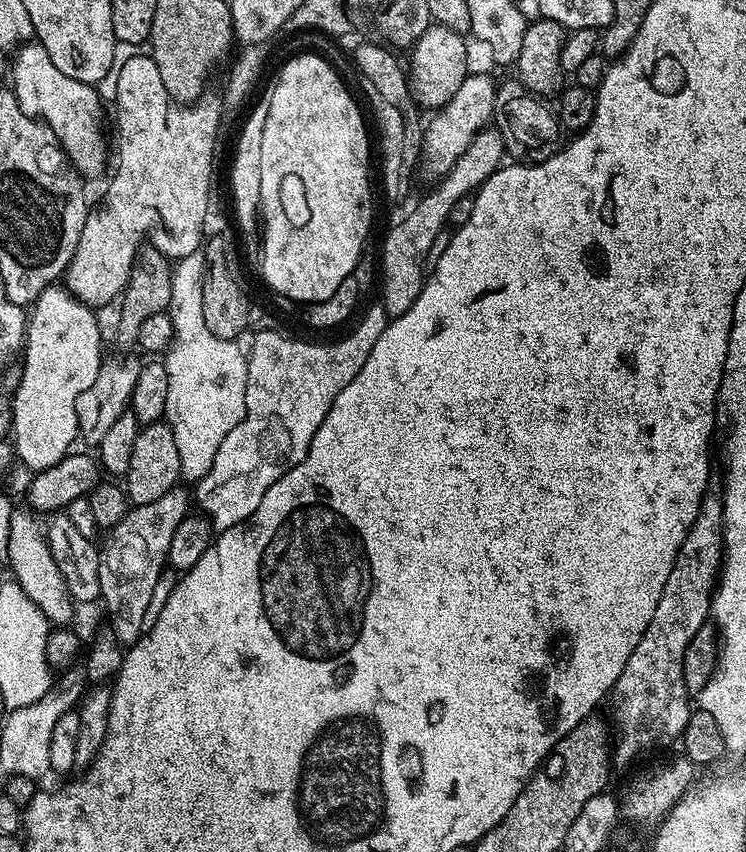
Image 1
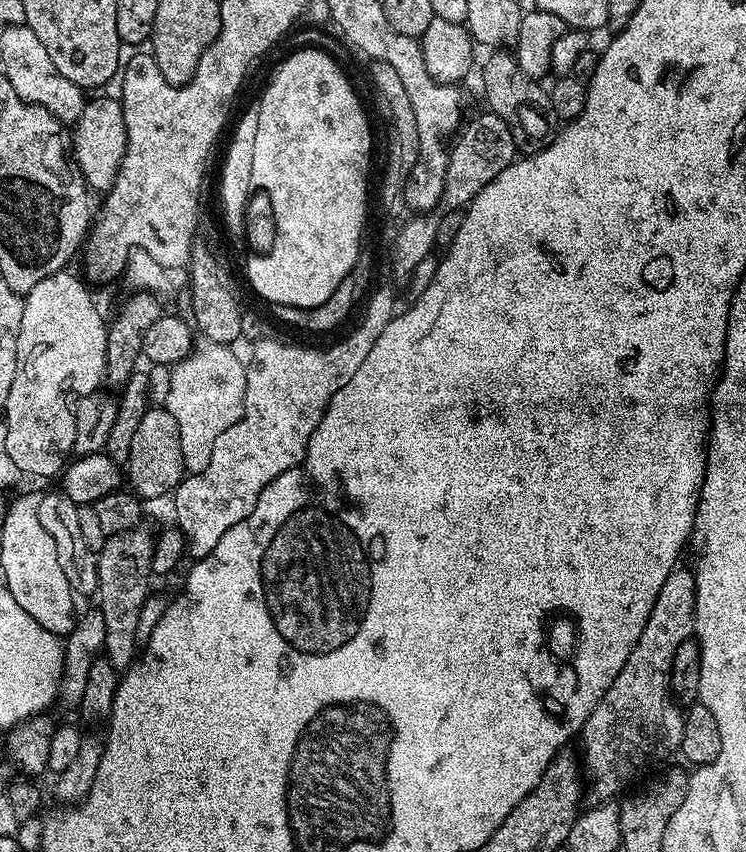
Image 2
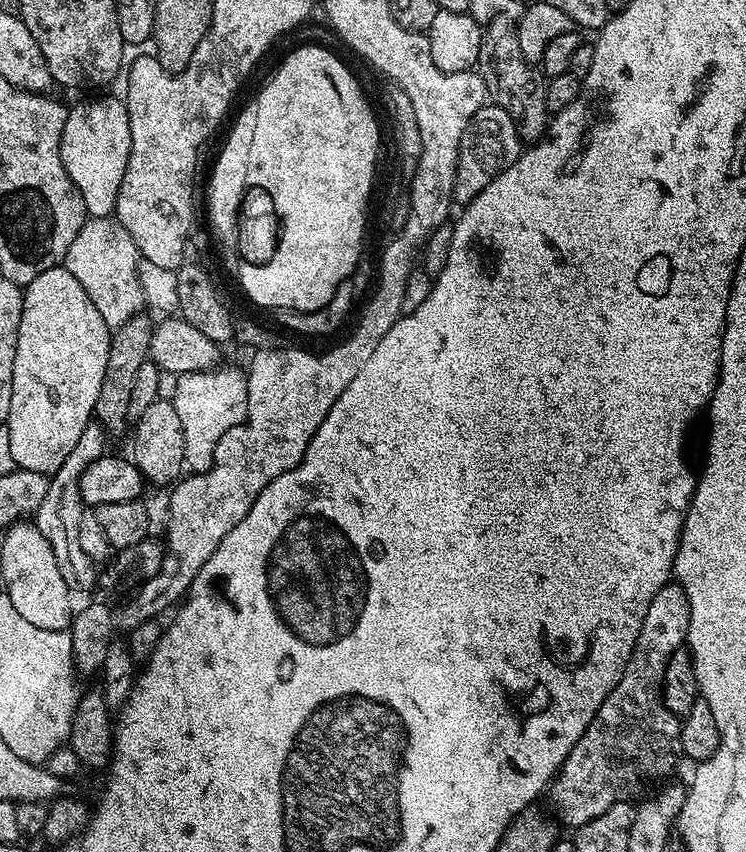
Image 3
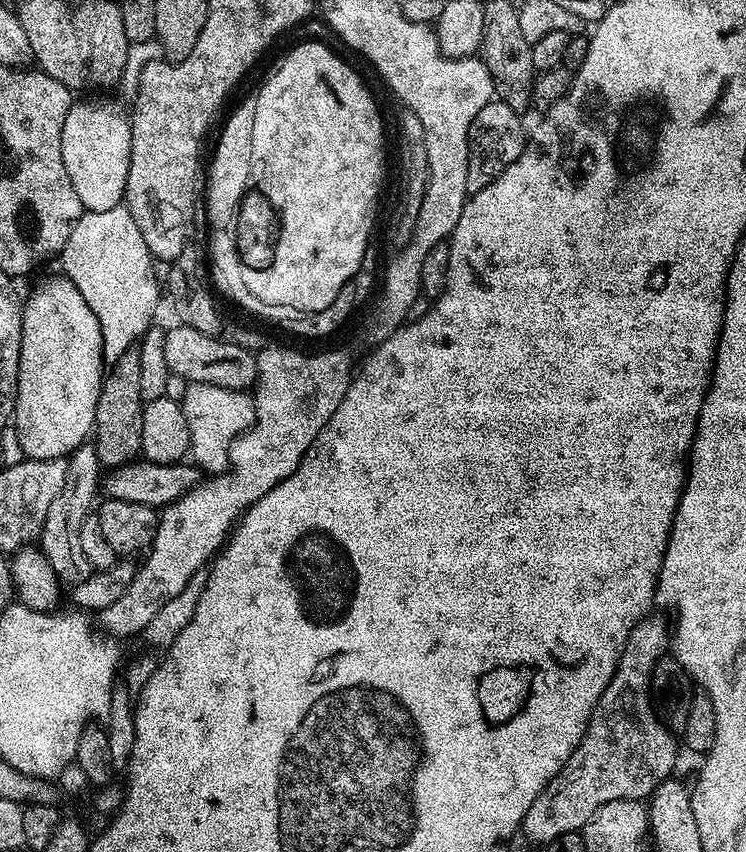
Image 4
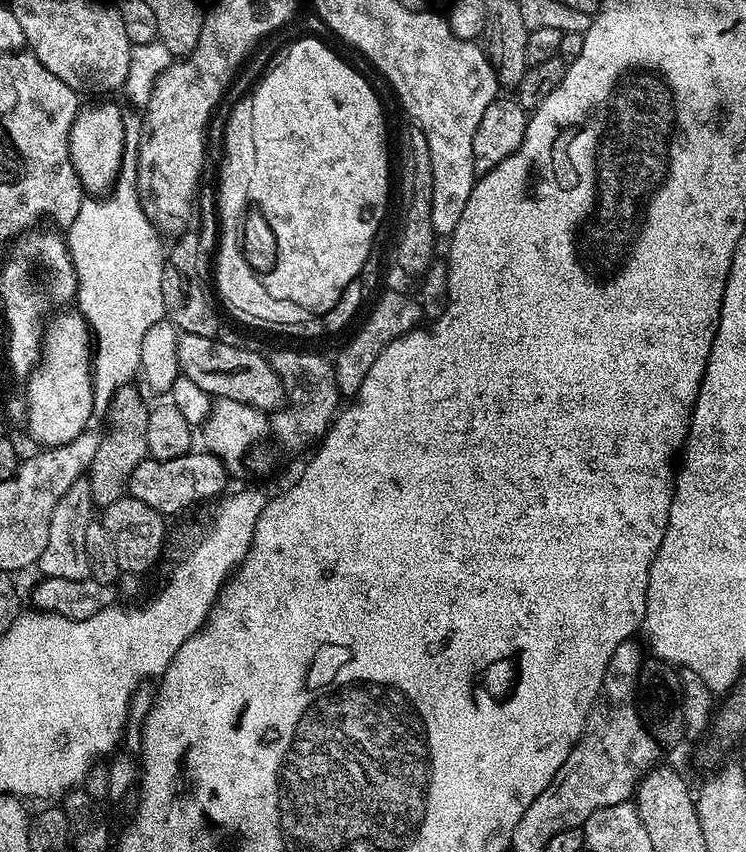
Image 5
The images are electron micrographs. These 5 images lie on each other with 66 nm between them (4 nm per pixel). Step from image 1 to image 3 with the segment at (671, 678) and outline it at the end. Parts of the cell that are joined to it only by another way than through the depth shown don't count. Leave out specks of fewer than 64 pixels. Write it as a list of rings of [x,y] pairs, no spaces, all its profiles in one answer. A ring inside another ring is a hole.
[[[669,582],[666,586],[662,586],[662,590],[658,590],[658,594],[654,594],[654,602],[650,602],[650,610],[646,610],[646,618],[642,622],[642,630],[638,634],[638,642],[634,646],[634,650],[630,654],[630,662],[626,662],[626,670],[622,670],[622,678],[618,678],[618,682],[614,686],[614,690],[610,690],[610,694],[602,702],[602,706],[598,706],[598,710],[594,714],[594,718],[590,722],[590,726],[582,734],[582,738],[578,738],[578,742],[574,742],[574,750],[570,750],[570,754],[566,758],[566,762],[560,767],[560,771],[556,773],[555,780],[550,785],[550,796],[552,792],[552,808],[555,819],[561,825],[569,824],[572,830],[580,828],[586,822],[590,822],[594,818],[598,818],[598,814],[606,814],[606,810],[610,810],[610,806],[614,806],[623,800],[631,801],[632,796],[636,796],[651,780],[656,780],[659,776],[664,776],[676,764],[676,759],[681,759],[680,751],[680,725],[681,717],[670,714],[670,710],[666,710],[664,700],[660,696],[660,687],[662,686],[662,678],[666,670],[666,662],[670,658],[670,654],[674,654],[674,650],[685,647],[688,639],[688,627],[690,626],[690,602],[686,598],[686,594],[681,590],[680,585],[675,582]]]

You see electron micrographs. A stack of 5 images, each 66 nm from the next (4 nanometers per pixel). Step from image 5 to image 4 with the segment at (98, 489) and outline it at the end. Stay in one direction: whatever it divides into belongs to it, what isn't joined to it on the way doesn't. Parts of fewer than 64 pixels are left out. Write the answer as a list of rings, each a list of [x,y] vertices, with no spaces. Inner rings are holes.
[[[136,350],[122,354],[122,358],[111,361],[103,377],[101,393],[98,394],[94,411],[94,443],[101,465],[108,470],[120,468],[123,464],[131,464],[141,455],[142,414],[146,401],[142,398],[139,361],[140,353]]]

